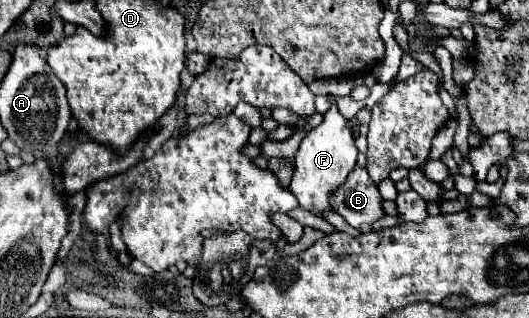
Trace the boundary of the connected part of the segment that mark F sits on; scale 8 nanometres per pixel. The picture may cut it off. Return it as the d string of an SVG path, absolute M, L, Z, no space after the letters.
M331 105L331 109L323 117L325 117L323 123L311 129L301 141L299 151L295 155L293 179L289 185L289 191L295 193L299 207L317 217L325 215L327 211L335 211L331 209L331 197L335 195L335 189L339 189L339 185L347 181L357 161L357 147L353 143L349 121L339 113L335 105Z

